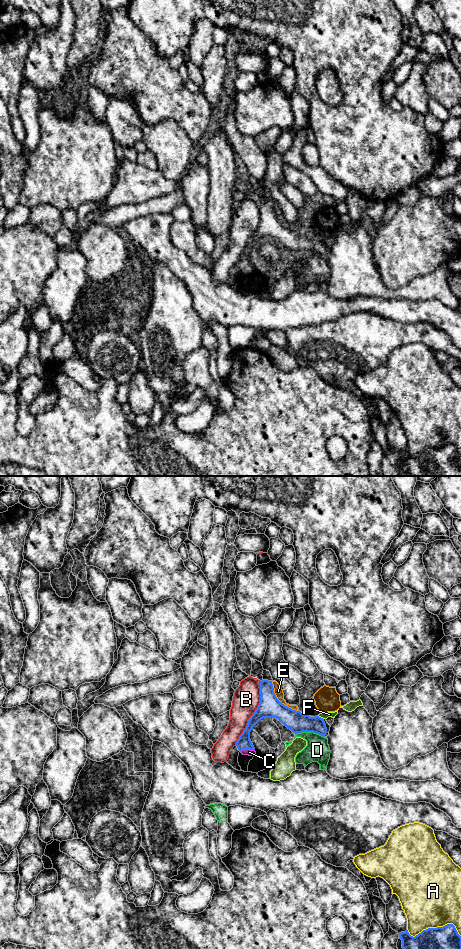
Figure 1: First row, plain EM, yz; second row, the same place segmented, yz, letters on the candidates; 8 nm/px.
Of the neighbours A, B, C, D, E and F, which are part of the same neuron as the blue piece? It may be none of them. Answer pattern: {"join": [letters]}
{"join": ["C"]}

